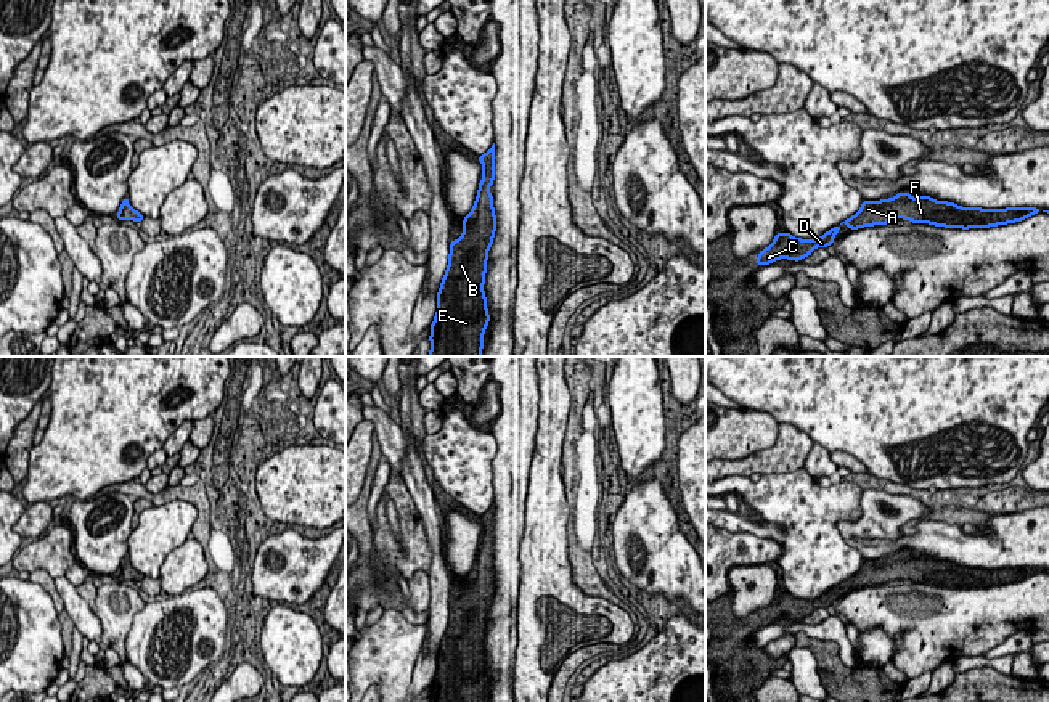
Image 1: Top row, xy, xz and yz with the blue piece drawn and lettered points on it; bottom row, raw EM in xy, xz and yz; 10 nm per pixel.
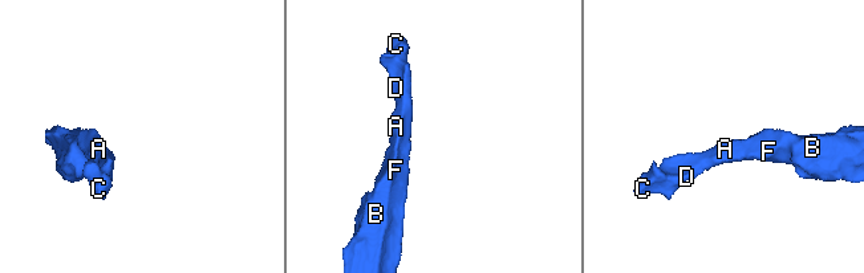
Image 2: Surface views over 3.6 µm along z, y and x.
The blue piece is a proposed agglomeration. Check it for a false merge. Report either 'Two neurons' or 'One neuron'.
One neuron

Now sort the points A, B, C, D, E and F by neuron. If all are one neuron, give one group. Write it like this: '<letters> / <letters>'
A B C D E F

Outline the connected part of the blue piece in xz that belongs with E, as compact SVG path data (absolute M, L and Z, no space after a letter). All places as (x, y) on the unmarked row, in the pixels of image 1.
M495 503L479 516L482 541L463 594L450 602L448 625L437 652L431 702L484 702L490 681L484 651L488 610L496 591L490 546L495 540Z

